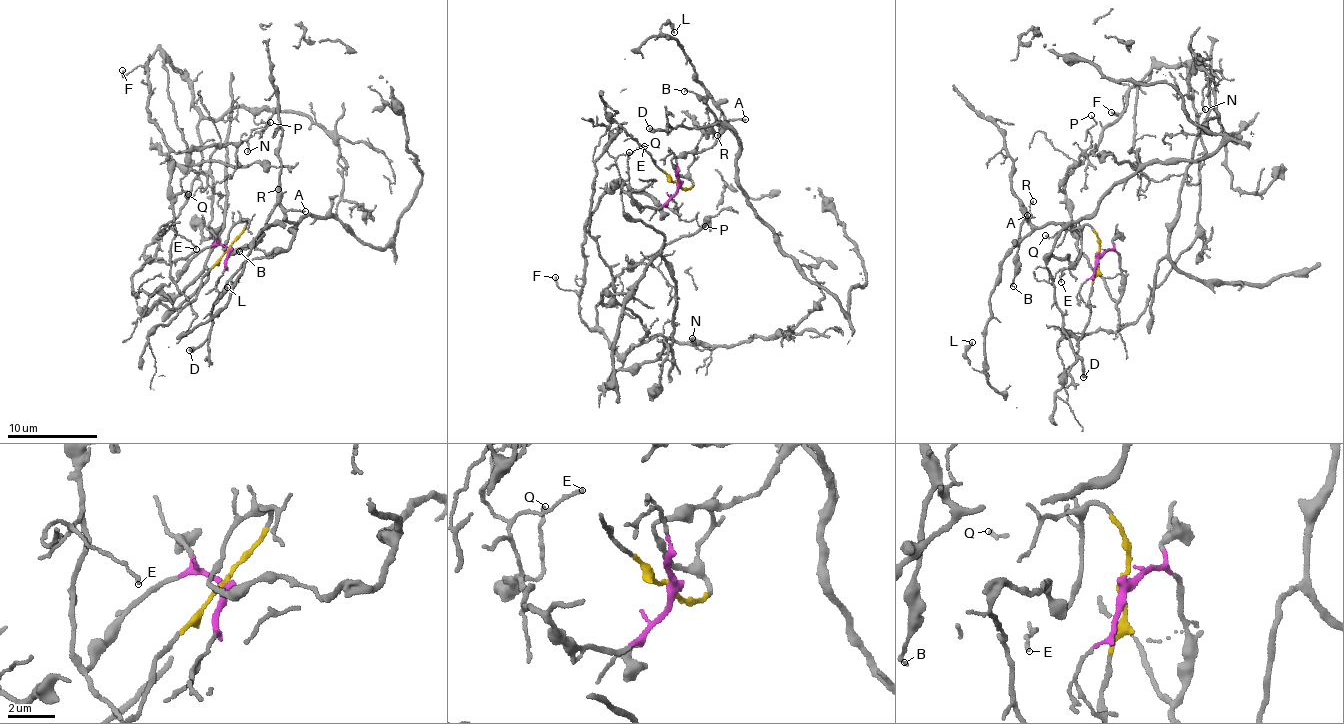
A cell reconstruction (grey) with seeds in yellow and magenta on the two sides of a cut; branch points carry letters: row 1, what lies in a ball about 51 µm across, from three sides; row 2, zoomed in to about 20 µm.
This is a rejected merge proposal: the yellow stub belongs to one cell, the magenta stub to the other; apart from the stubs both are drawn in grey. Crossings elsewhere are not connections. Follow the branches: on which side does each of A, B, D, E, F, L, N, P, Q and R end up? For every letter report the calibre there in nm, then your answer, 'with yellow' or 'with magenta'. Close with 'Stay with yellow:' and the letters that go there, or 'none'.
A: 150 nm | with yellow
B: 140 nm | with yellow
D: 320 nm | with yellow
E: 130 nm | with magenta
F: 160 nm | with magenta
L: 260 nm | with yellow
N: 140 nm | with magenta
P: 100 nm | with magenta
Q: 140 nm | with magenta
R: 110 nm | with yellow
Stay with yellow: A, B, D, L, R

